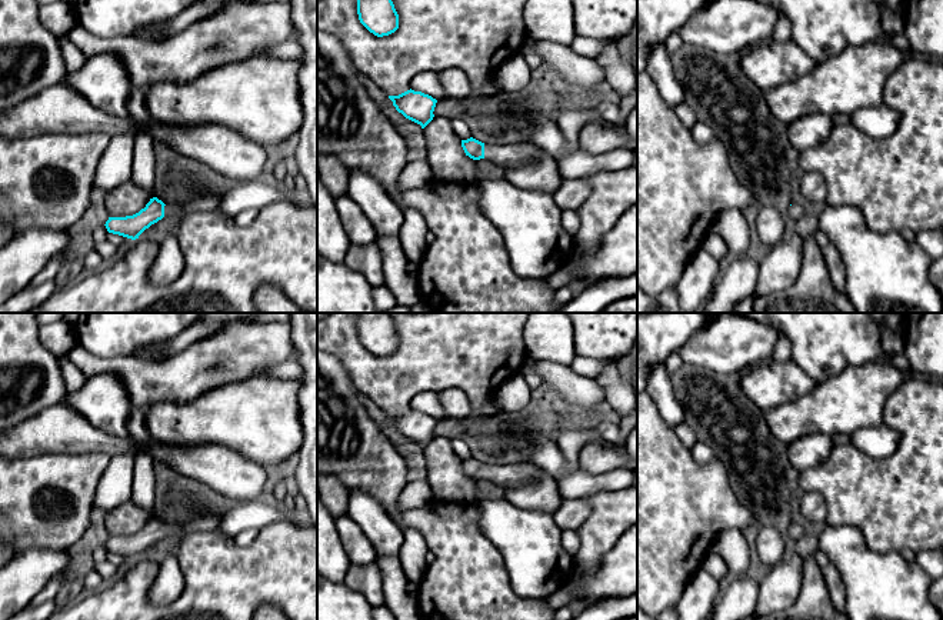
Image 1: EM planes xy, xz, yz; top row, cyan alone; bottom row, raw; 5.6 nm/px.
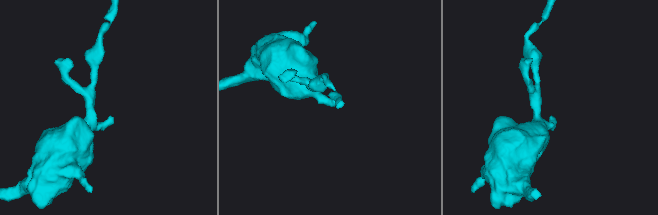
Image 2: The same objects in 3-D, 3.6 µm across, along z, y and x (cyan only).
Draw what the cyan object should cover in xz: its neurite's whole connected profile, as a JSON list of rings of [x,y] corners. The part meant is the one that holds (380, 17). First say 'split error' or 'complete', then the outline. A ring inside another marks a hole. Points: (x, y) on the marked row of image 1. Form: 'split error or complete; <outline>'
complete; [[[357,0],[357,14],[360,23],[377,37],[399,29],[399,14],[391,0]]]

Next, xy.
split error; [[[227,189],[214,190],[207,200],[196,197],[181,206],[164,204],[153,197],[139,213],[126,217],[109,217],[104,226],[109,233],[136,240],[146,229],[171,213],[187,216],[193,211],[216,211],[226,191]]]

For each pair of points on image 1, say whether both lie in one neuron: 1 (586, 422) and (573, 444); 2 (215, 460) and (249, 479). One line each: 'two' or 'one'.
1: one
2: one

